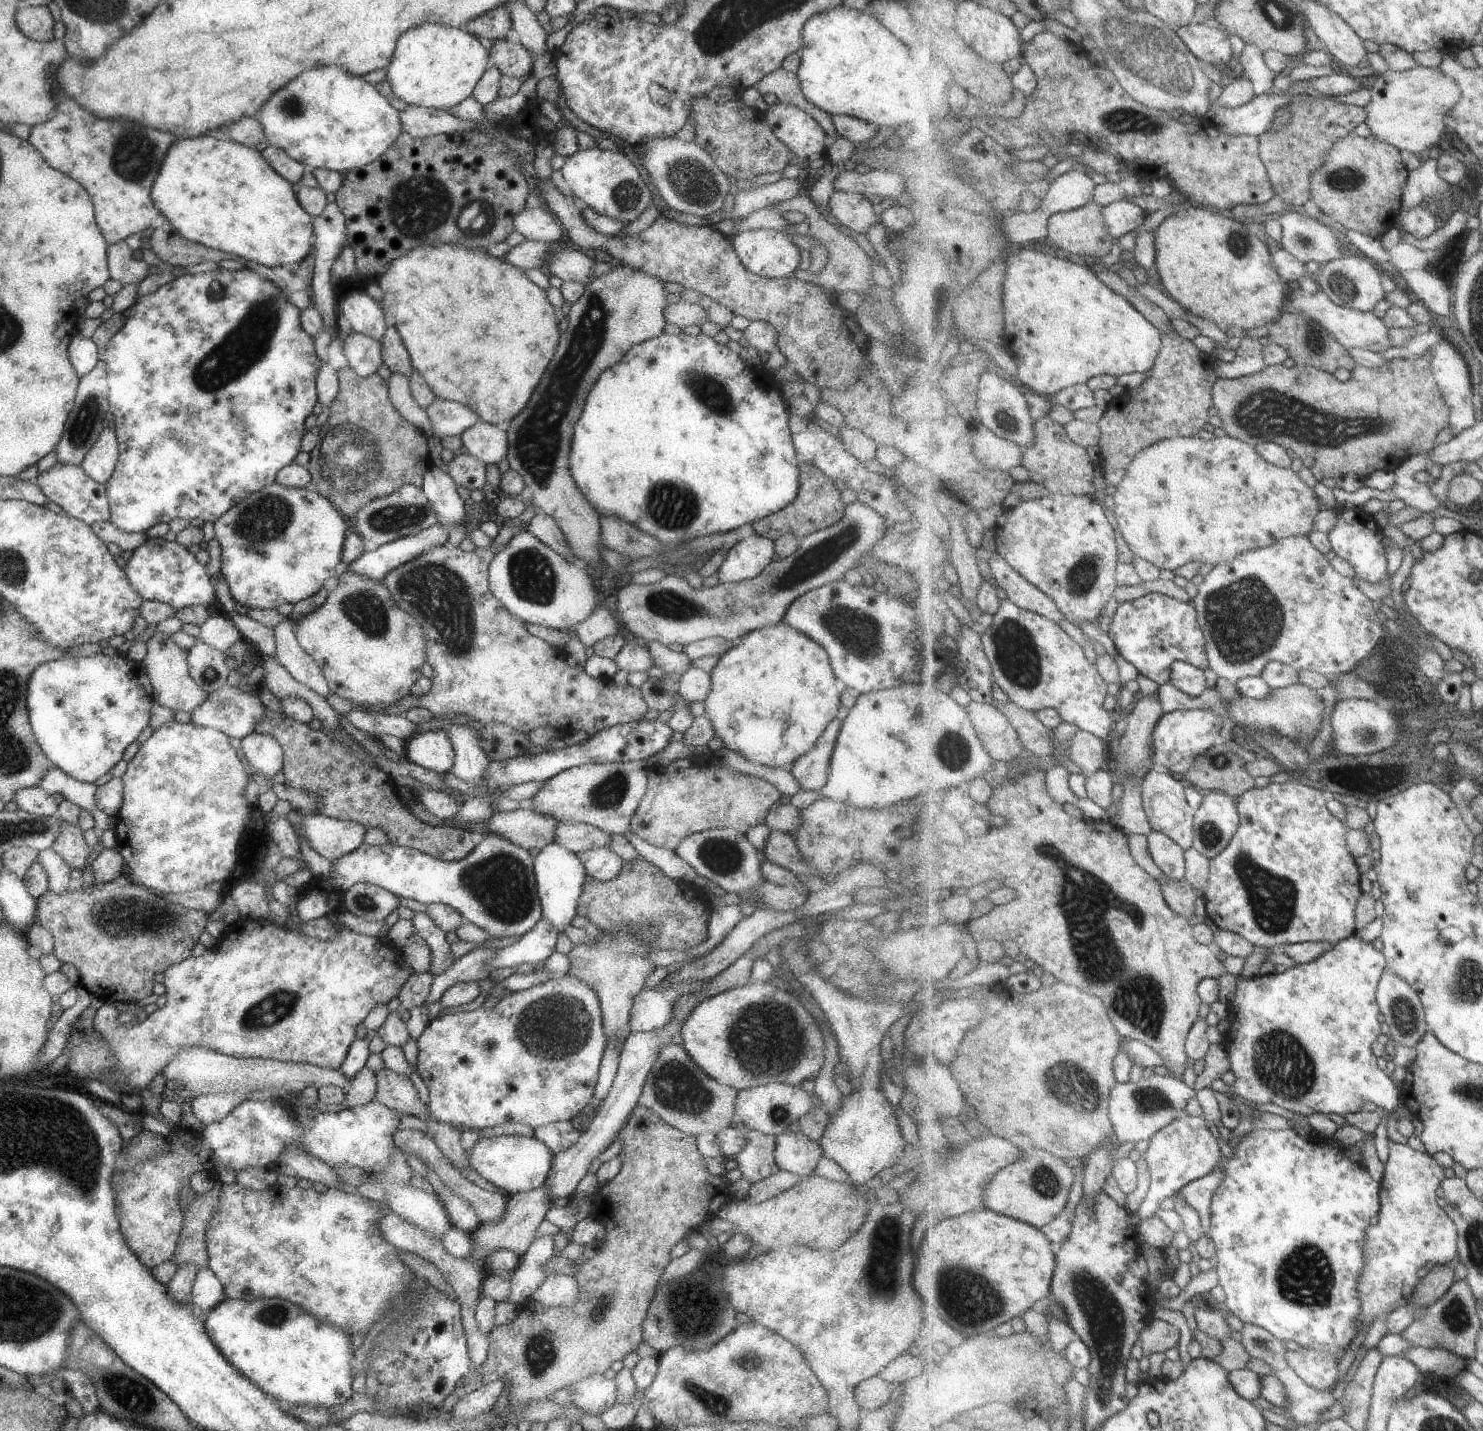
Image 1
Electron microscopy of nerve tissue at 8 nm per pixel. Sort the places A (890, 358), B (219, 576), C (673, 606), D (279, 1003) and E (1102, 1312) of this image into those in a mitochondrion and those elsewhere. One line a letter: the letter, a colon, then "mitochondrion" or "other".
A: other
B: other
C: mitochondrion
D: mitochondrion
E: mitochondrion

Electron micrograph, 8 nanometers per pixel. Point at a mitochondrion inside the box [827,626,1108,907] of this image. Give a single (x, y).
(954, 752)

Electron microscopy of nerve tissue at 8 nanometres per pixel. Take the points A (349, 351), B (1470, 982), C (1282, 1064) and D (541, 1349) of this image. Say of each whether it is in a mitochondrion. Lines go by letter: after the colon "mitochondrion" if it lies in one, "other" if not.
A: other
B: mitochondrion
C: mitochondrion
D: mitochondrion

